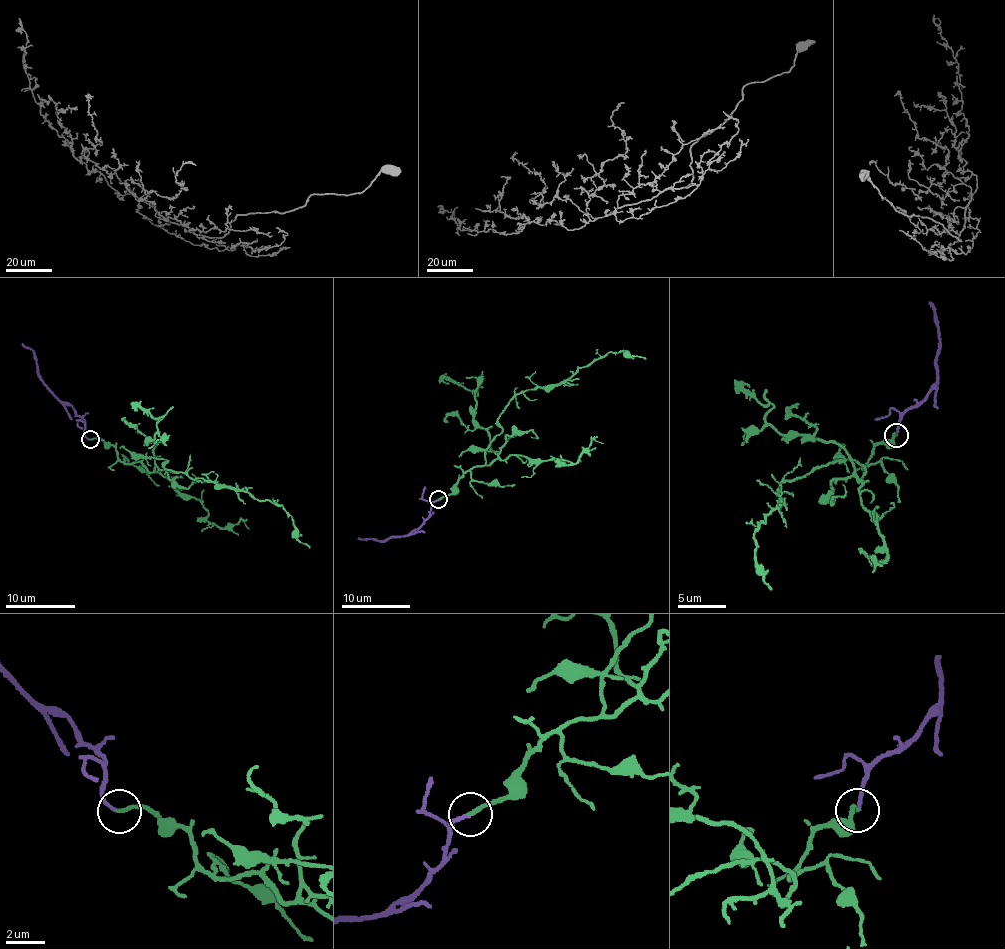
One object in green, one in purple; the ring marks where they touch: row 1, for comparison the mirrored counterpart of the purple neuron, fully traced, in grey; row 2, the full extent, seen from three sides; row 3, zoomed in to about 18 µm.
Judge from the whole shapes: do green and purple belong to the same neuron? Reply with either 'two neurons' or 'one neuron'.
one neuron

